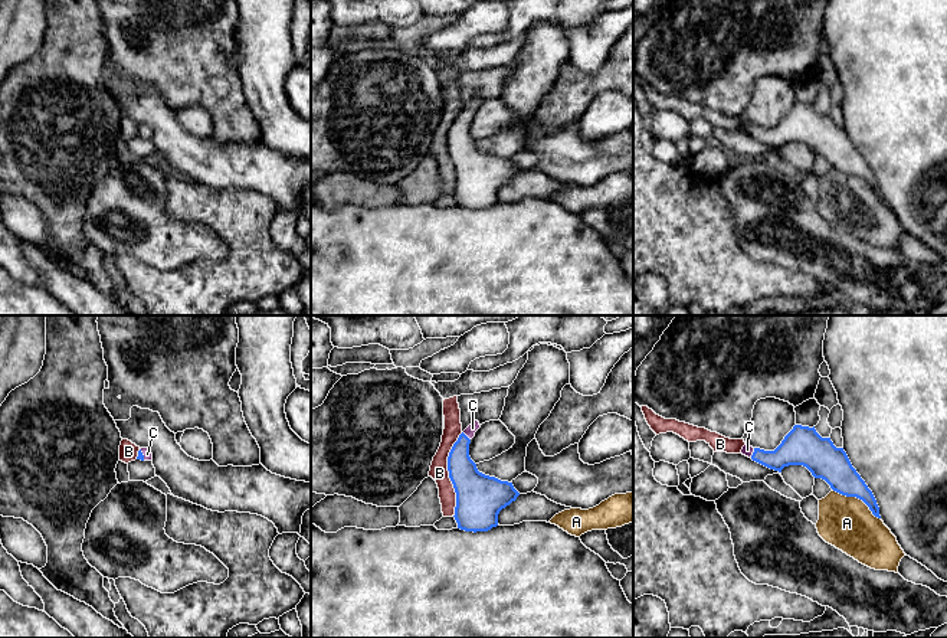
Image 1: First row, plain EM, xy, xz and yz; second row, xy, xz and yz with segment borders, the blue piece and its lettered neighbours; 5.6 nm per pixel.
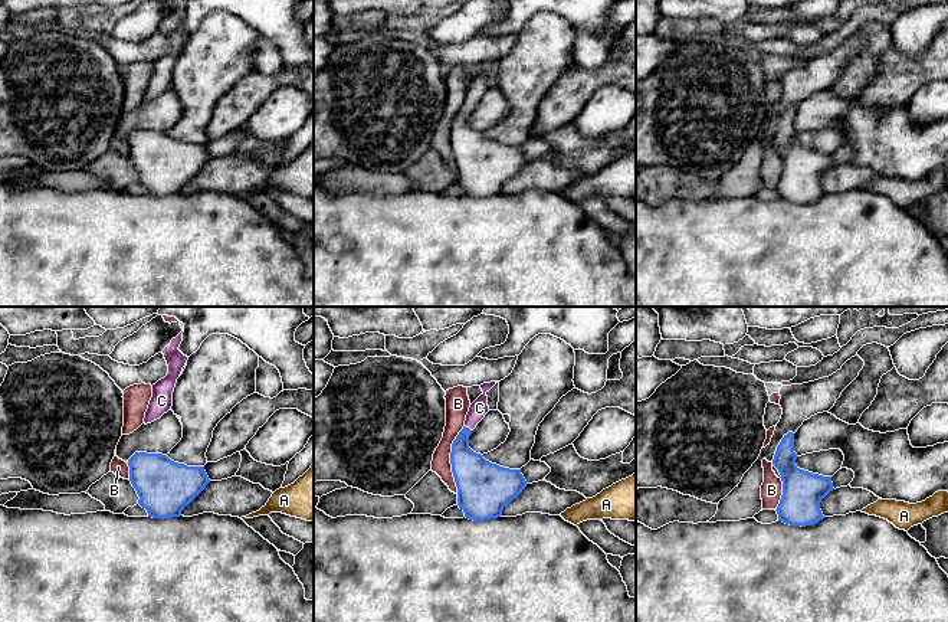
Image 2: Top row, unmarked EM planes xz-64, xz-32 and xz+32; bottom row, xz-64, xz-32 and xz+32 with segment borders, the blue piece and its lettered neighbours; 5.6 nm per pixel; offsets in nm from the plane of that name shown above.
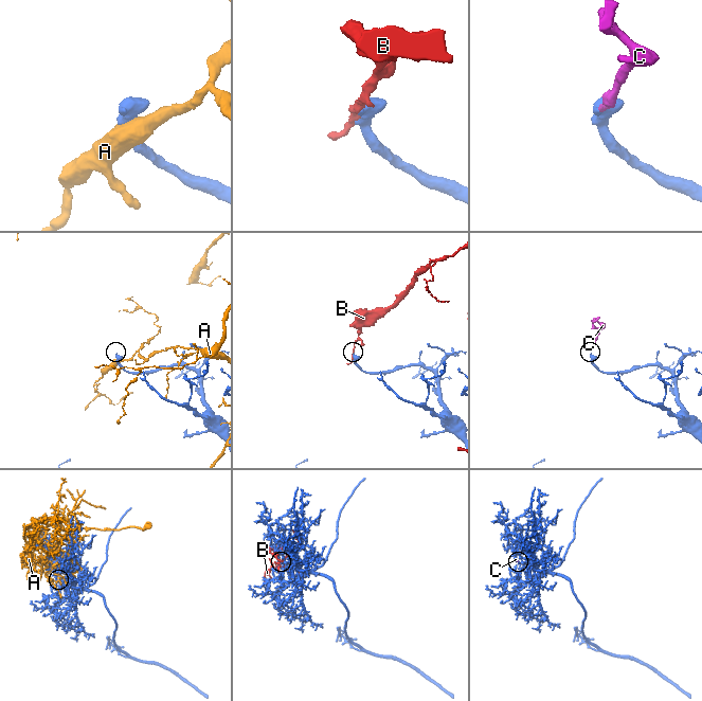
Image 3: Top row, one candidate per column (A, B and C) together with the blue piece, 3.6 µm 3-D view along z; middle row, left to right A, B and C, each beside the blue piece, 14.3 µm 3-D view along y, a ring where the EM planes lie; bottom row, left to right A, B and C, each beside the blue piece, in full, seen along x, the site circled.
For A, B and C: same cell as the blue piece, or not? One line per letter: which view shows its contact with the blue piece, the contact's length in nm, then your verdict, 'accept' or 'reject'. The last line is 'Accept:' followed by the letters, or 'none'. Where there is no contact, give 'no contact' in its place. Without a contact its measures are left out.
A: yz | 320 nm | reject
B: xz | 480 nm | reject
C: xz | 60 nm | accept
Accept: C

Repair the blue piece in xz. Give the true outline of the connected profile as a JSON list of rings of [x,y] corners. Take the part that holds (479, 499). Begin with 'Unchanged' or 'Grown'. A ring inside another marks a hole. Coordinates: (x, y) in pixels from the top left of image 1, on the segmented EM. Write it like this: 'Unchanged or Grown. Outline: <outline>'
Grown. Outline: [[[479,422],[471,423],[453,444],[448,457],[449,478],[456,493],[455,520],[465,531],[488,531],[498,526],[498,514],[517,500],[512,482],[478,471],[469,457],[469,444]]]

